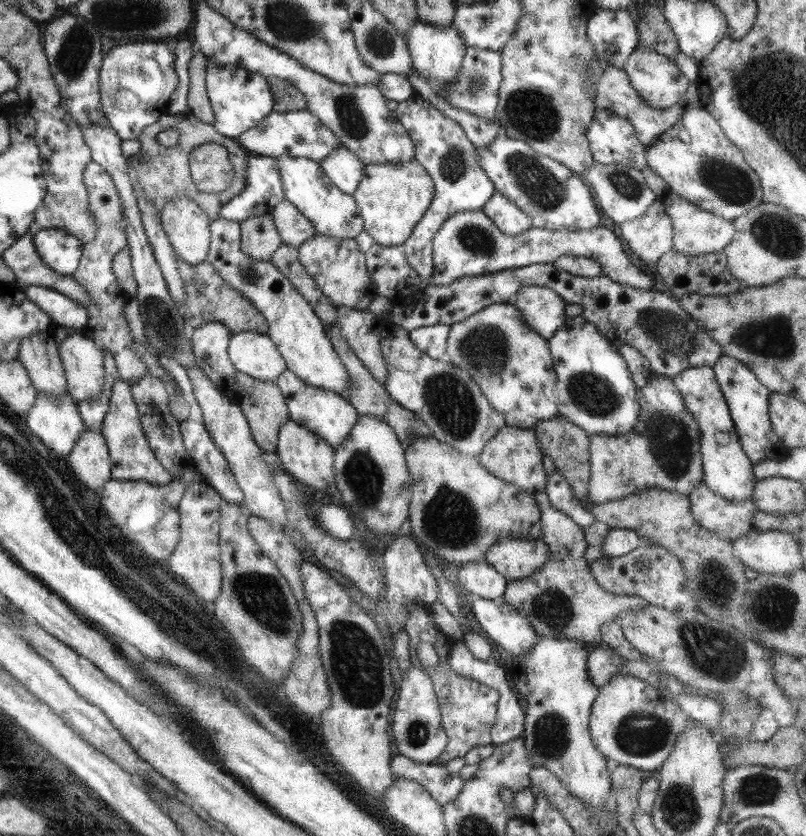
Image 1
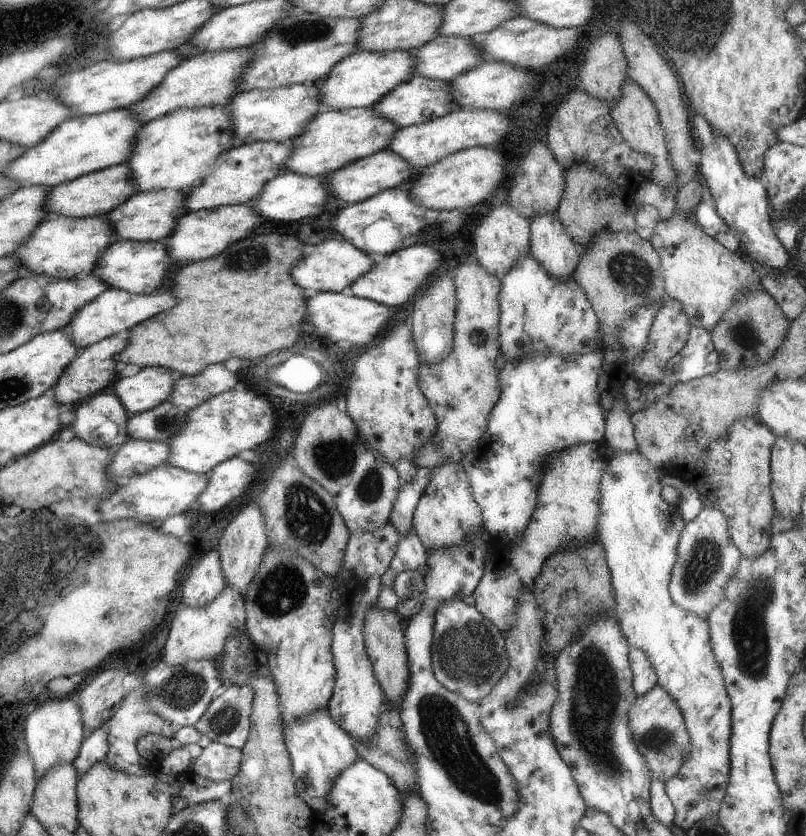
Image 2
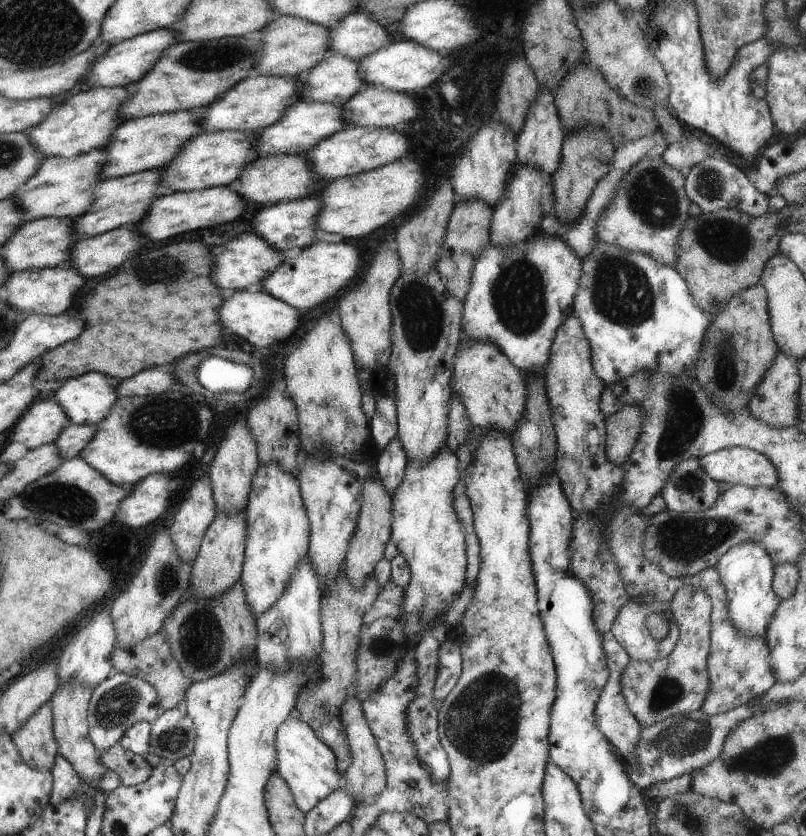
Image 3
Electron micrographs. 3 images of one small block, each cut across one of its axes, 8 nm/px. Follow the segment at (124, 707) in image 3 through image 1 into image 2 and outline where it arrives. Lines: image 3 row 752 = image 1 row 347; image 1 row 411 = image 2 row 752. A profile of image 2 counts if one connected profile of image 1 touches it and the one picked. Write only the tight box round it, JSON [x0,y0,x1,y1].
[72,722,108,776]

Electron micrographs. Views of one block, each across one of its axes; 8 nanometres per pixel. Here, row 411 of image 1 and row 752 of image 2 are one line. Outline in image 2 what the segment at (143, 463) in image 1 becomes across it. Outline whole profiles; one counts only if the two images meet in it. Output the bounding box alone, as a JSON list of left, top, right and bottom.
[105,677,176,776]

